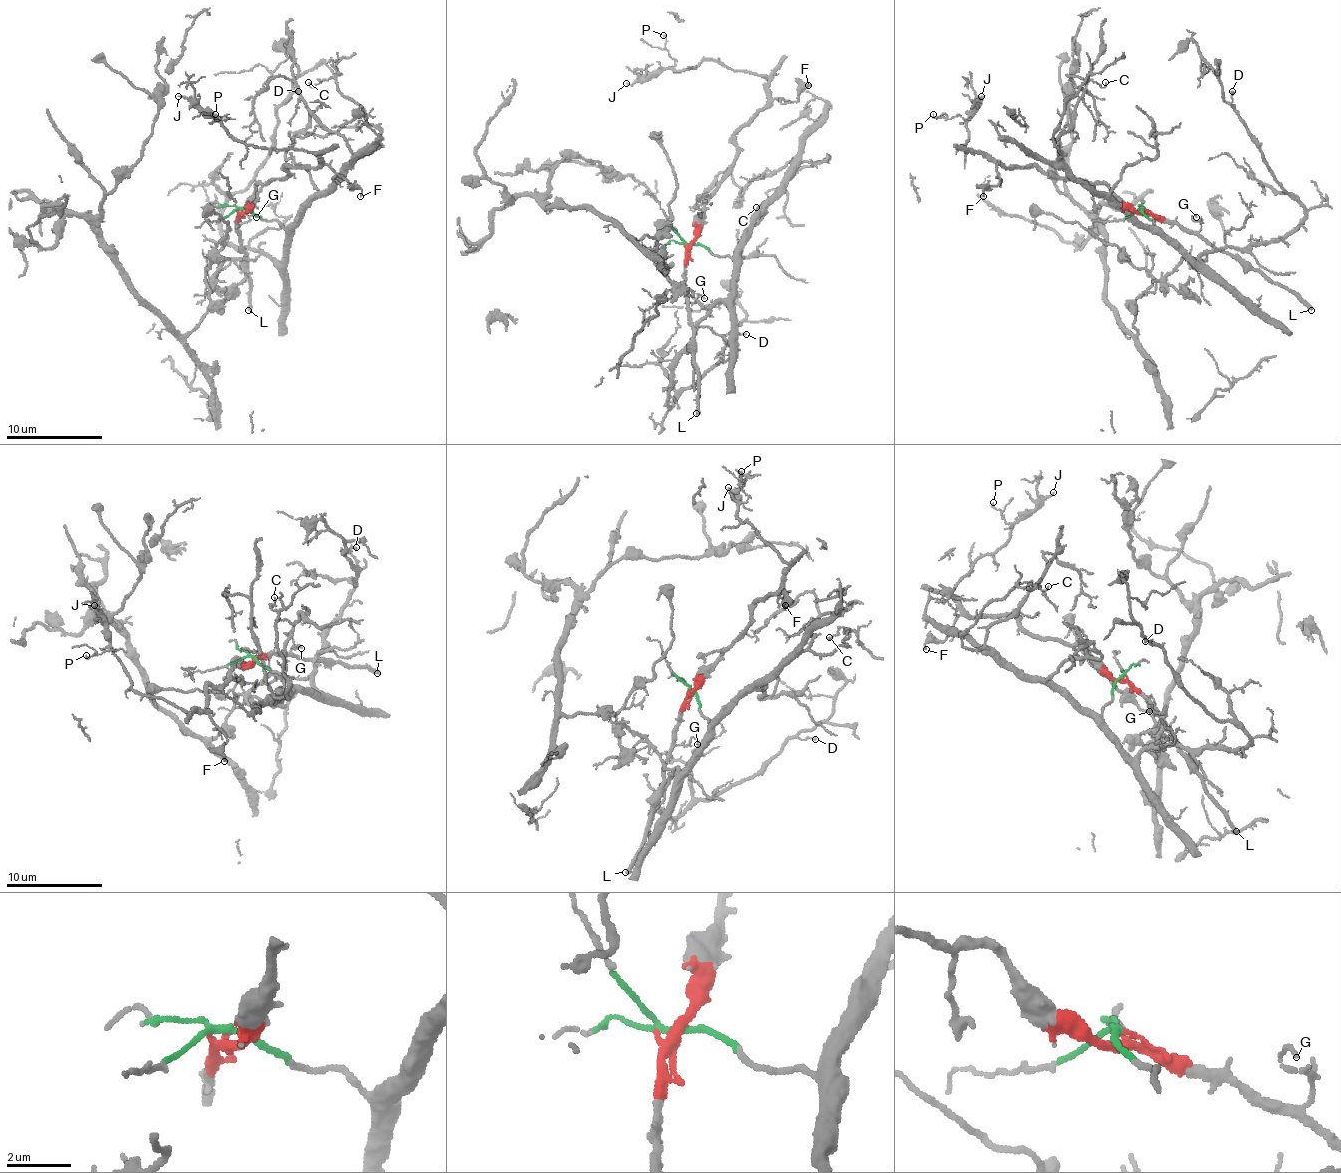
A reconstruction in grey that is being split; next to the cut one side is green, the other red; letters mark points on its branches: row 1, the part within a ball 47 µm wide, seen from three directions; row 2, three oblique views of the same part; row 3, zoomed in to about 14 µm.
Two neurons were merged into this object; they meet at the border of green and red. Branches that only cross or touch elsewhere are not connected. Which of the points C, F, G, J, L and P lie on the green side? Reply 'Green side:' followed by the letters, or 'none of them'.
Green side: C

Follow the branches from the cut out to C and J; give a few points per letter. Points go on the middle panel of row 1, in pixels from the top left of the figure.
C: (688, 244), (734, 254), (778, 186), (802, 162), (828, 155), (802, 167), (756, 208)
J: (688, 244), (705, 198), (734, 160), (736, 133), (768, 102), (768, 80), (703, 61), (625, 82)

